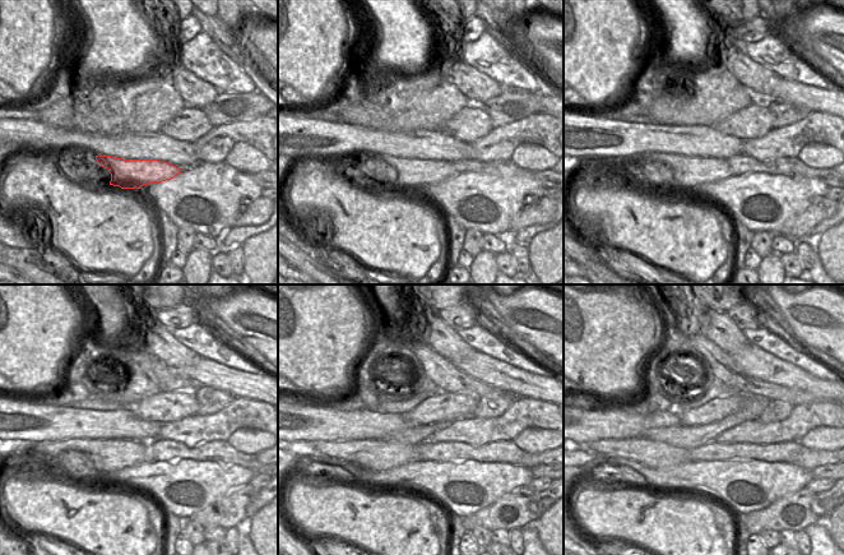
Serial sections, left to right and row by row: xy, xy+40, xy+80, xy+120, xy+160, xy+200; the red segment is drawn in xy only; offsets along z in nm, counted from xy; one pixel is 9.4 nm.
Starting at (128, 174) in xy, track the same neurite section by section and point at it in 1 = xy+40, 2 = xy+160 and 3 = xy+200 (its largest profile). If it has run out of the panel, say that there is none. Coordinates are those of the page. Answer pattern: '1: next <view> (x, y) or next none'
1: next xy+40 (409, 172)
2: next xy+160 (372, 454)
3: next xy+200 (658, 454)

